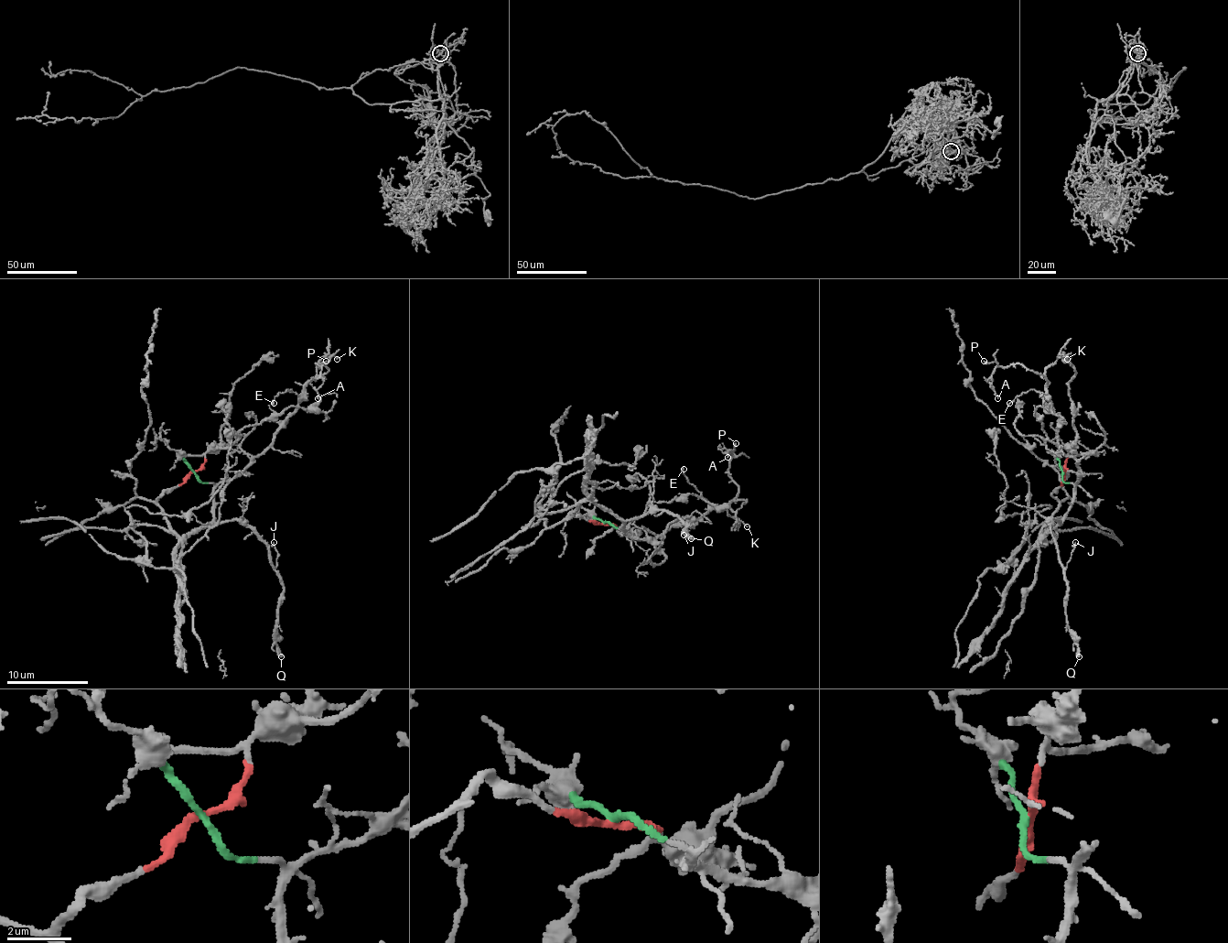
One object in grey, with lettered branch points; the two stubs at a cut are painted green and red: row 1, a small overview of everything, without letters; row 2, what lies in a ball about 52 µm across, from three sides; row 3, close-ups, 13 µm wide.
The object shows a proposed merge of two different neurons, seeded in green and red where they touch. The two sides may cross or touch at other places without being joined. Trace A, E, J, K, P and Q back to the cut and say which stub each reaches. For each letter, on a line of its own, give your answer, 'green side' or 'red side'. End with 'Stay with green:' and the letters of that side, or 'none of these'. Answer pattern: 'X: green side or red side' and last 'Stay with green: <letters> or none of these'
A: green side
E: green side
J: green side
K: green side
P: green side
Q: green side
Stay with green: A, E, J, K, P, Q

